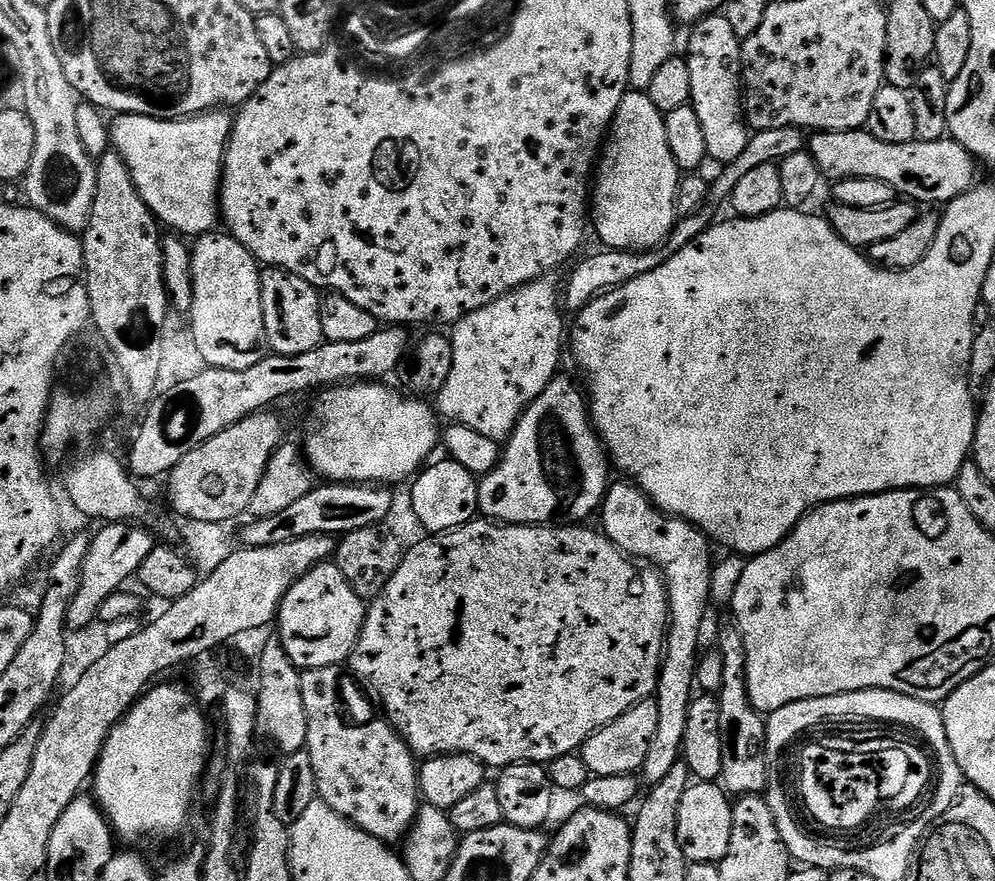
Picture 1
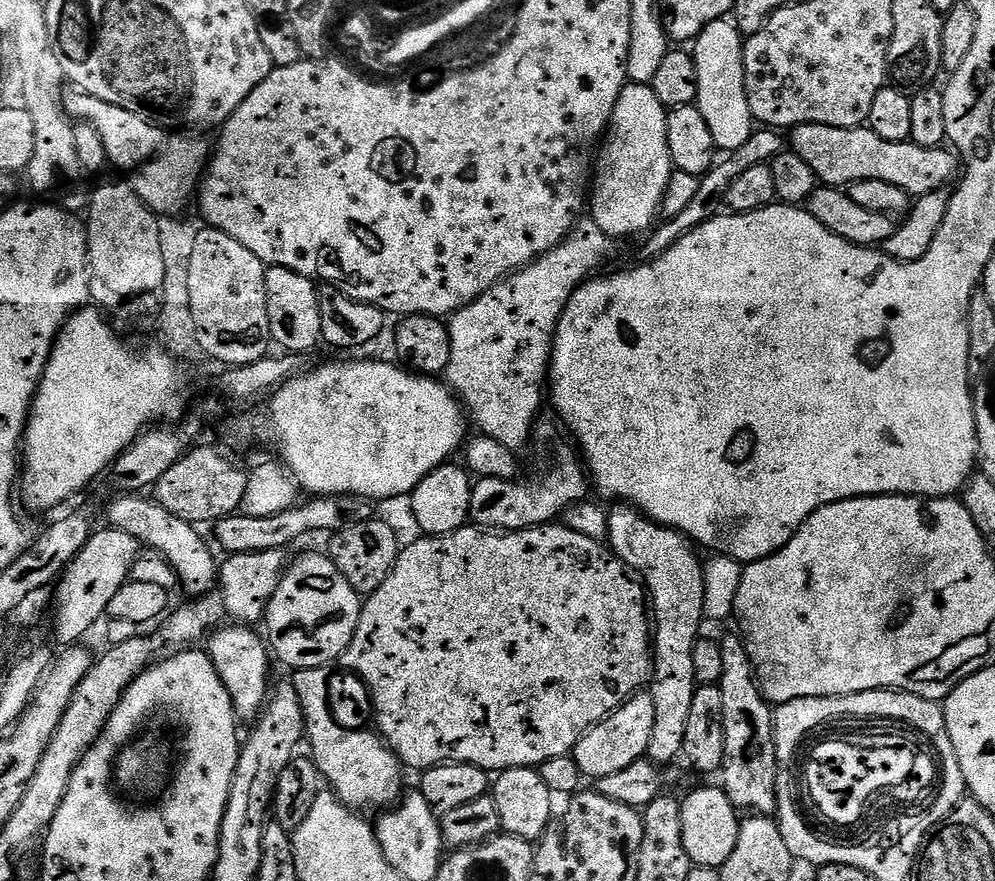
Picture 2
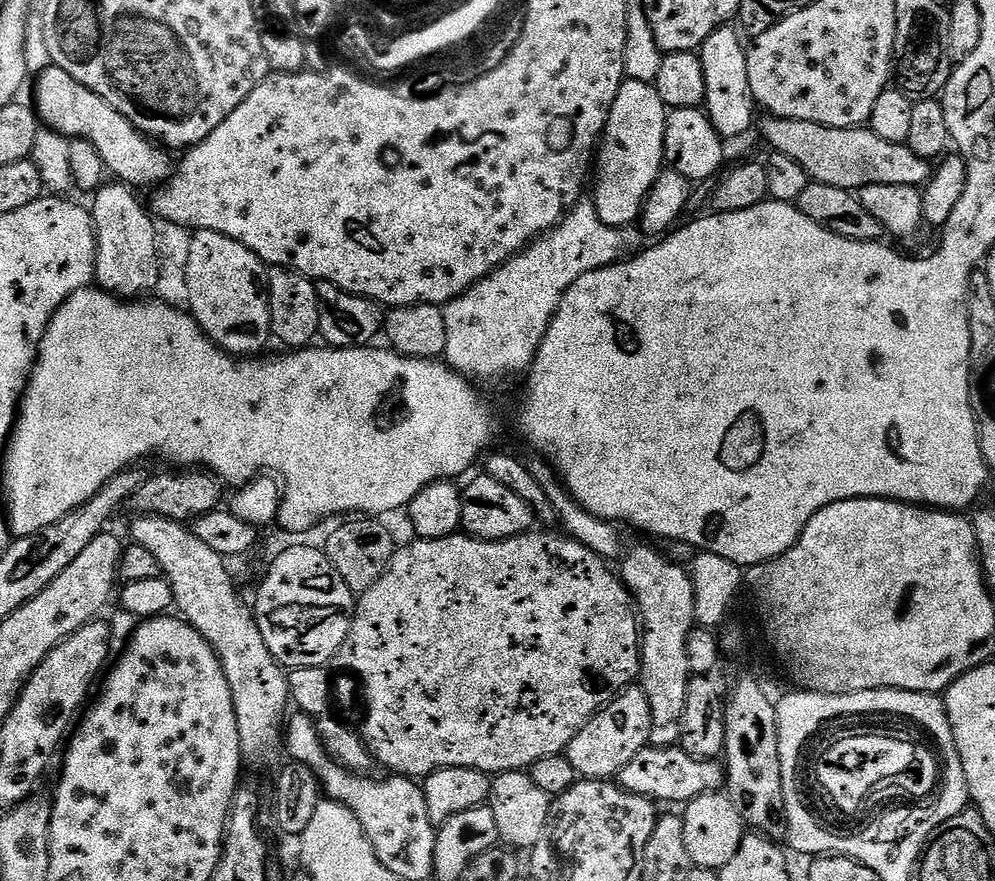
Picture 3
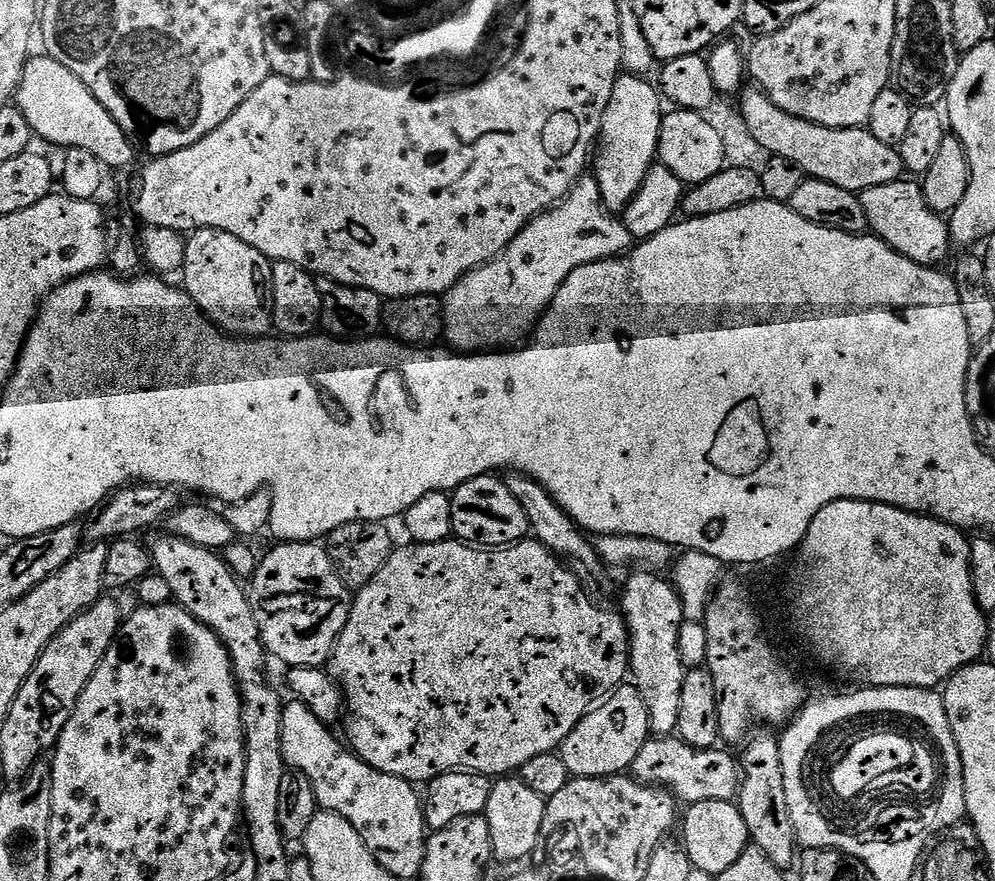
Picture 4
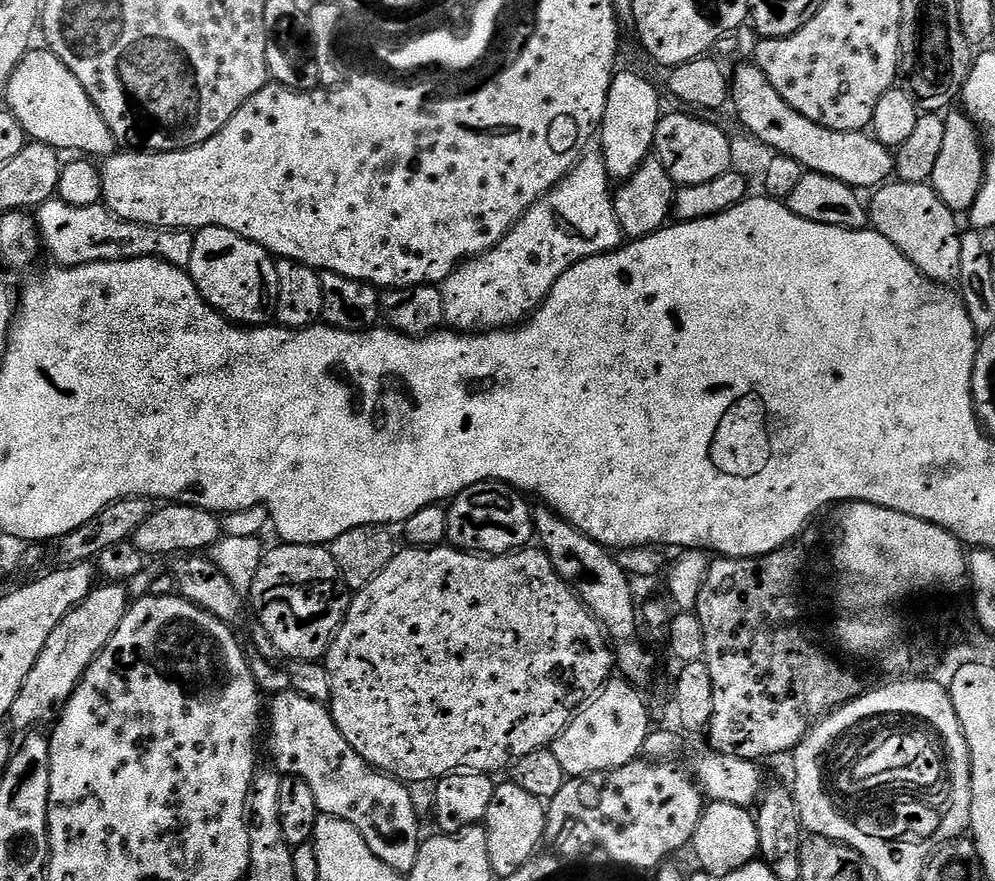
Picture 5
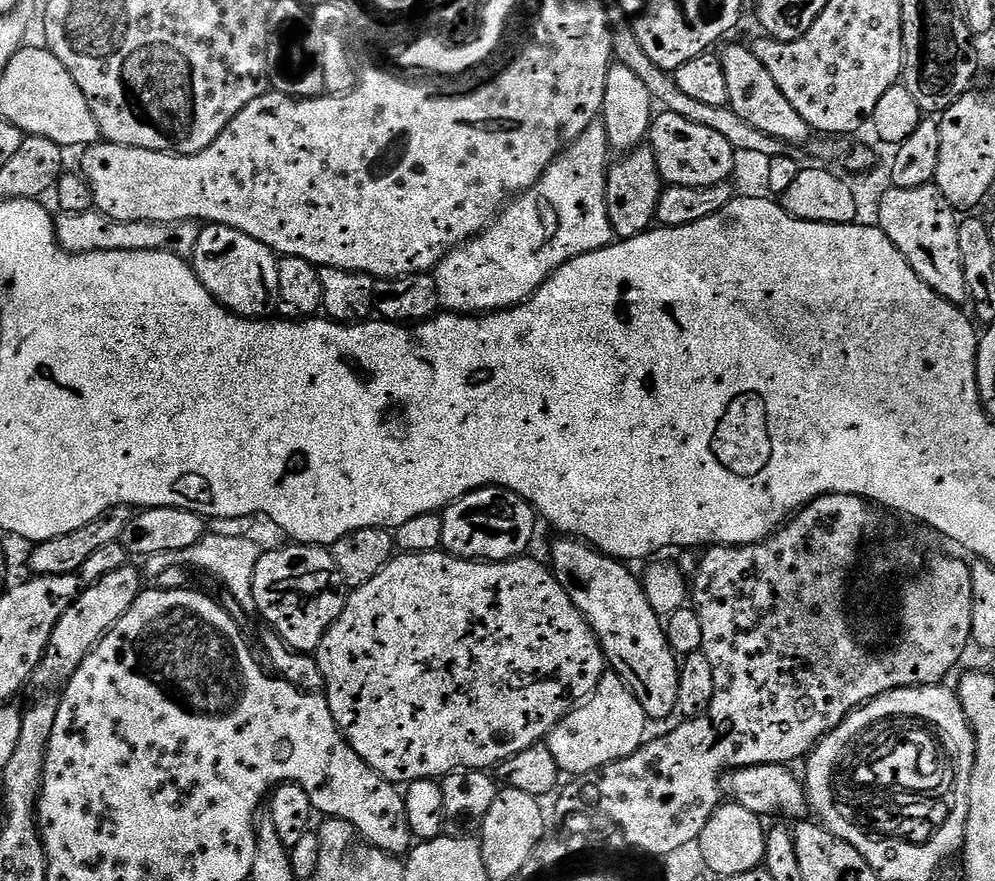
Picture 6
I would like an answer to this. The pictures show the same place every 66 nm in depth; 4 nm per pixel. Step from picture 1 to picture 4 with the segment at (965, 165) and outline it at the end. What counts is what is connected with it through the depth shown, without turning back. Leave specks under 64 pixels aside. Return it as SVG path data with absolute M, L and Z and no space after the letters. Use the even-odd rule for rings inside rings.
M755 86L745 87L739 93L738 107L750 133L754 134L755 141L769 156L788 159L801 169L805 177L830 182L834 186L842 186L842 190L859 194L870 190L870 186L889 184L905 175L906 169L899 147L878 142L878 138L874 138L867 127L827 128L814 122L806 122L806 118L798 118L794 114L786 114L786 110L778 110L778 106L770 102L764 91Z

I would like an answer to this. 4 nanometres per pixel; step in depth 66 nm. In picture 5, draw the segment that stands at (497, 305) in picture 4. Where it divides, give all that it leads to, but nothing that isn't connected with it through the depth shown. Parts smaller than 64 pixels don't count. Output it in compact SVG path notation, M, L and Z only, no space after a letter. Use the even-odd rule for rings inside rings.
M585 155L509 230L503 242L489 252L465 260L439 285L446 305L445 325L465 334L513 327L527 320L544 303L554 282L570 266L621 247L622 233L612 205L614 192L608 184L604 157Z

